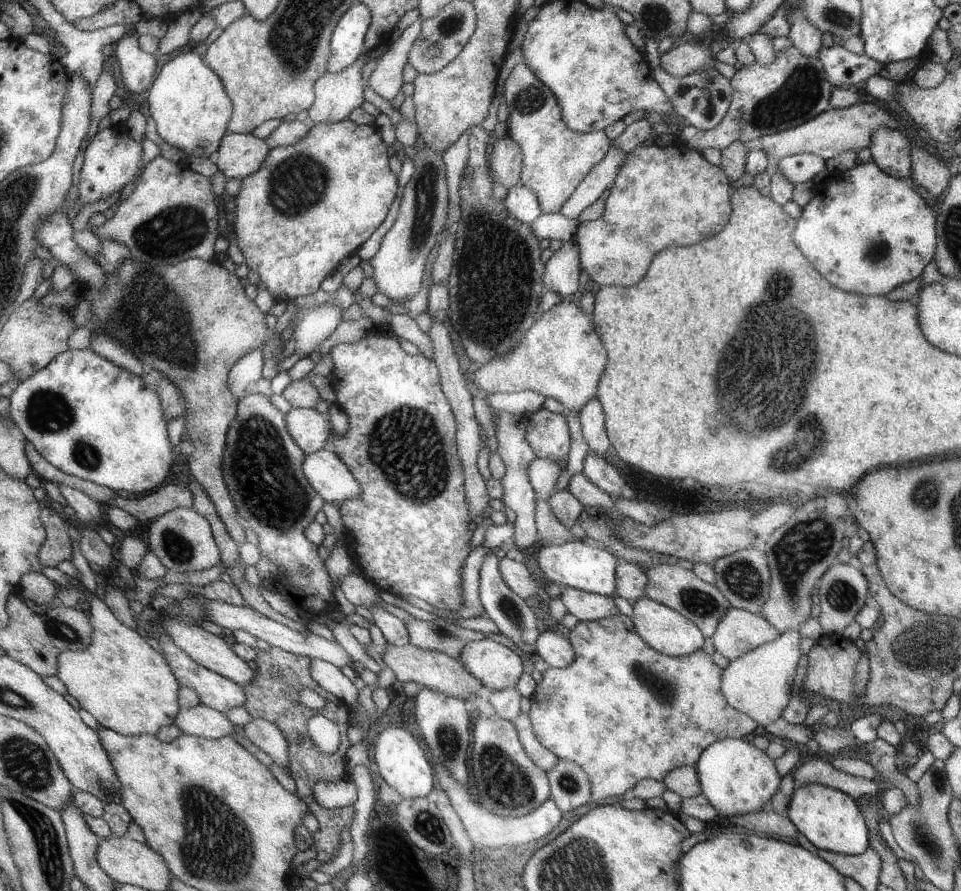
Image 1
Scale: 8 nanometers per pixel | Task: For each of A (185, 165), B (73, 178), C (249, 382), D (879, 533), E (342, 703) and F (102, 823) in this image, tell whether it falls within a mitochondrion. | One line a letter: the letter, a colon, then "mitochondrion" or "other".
A: other
B: other
C: other
D: other
E: other
F: other

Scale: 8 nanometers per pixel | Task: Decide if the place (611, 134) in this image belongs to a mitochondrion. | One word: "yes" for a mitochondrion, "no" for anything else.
no

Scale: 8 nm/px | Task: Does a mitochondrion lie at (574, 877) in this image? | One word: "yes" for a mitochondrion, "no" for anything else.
yes

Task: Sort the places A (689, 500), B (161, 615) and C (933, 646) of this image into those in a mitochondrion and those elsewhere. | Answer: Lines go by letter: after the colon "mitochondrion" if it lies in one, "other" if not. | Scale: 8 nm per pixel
A: other
B: other
C: mitochondrion

